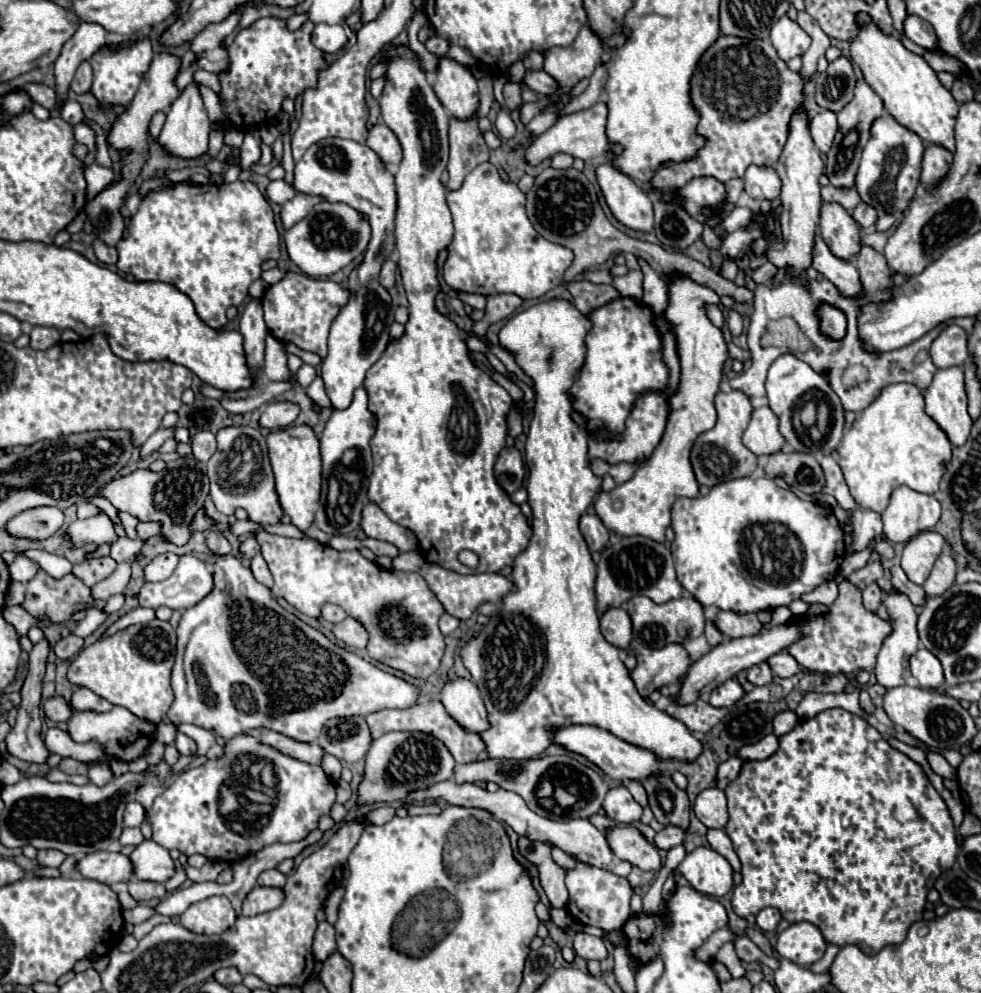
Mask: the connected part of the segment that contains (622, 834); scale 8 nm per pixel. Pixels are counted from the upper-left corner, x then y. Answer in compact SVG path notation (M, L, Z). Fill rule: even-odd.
M613 826L603 830L611 852L621 858L631 862L633 866L641 870L651 870L659 872L661 868L661 858L657 848L647 842L647 838L641 838L641 832L635 826Z

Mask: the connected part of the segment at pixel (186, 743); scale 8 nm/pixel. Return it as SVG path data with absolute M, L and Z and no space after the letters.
M177 734L177 738L175 738L175 746L177 746L179 754L193 754L193 752L197 752L195 742L193 742L189 736L185 736L185 734Z

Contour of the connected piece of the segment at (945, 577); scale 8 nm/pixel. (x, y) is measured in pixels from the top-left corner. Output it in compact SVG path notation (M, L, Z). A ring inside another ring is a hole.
M943 550L935 560L935 568L933 568L931 576L923 584L925 594L929 594L929 596L943 594L955 582L955 574L957 574L957 564L955 564L953 554L951 554L951 550Z

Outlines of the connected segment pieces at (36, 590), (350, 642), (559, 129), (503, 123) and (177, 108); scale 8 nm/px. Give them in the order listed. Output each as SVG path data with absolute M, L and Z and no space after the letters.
M39 570L33 580L25 584L27 596L23 608L35 618L53 620L53 622L69 622L69 616L75 604L93 604L91 588L85 586L73 574L63 576L61 580L53 580Z
M347 618L341 624L333 624L331 632L333 632L333 636L337 640L341 640L347 646L353 646L353 648L365 648L365 644L367 644L365 628L357 620L353 620L353 618Z
M599 102L587 110L575 112L575 114L567 114L561 116L557 120L557 124L553 124L549 130L545 130L543 134L535 136L529 146L525 148L525 160L531 166L537 166L541 162L545 162L547 158L553 158L559 152L567 152L573 158L581 158L581 160L599 160L603 156L603 160L609 156L609 142L605 138L605 122L607 122L607 106L605 102Z
M502 110L498 114L494 126L495 125L499 136L500 133L516 133L516 125L514 121L511 119L509 114L504 110Z
M191 82L179 94L179 98L171 104L171 108L167 112L167 122L165 122L161 136L159 136L159 142L167 152L171 152L175 156L197 158L197 156L207 152L209 130L211 130L211 122L207 118L207 110L205 110L205 104L203 104L203 98L201 98L201 92L199 92L199 84Z

